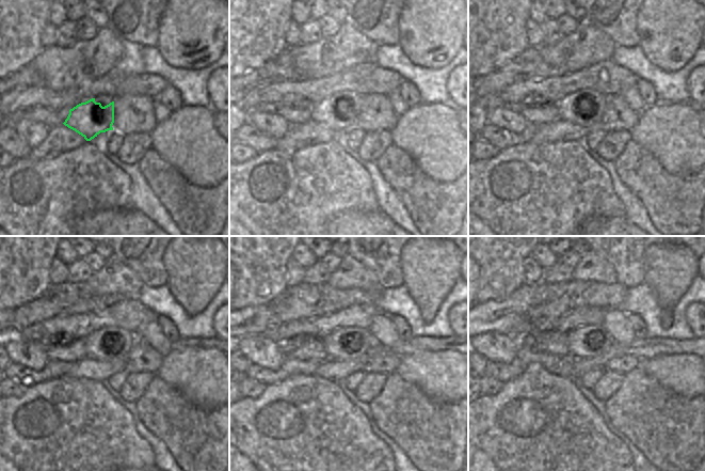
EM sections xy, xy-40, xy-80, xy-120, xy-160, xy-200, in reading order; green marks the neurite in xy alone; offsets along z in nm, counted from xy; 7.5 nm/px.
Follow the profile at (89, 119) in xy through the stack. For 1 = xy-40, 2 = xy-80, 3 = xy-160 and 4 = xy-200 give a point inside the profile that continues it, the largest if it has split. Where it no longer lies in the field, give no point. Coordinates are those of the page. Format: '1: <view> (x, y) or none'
1: xy-40 (330, 112)
2: xy-80 (569, 109)
3: xy-160 (334, 348)
4: xy-200 (583, 343)

